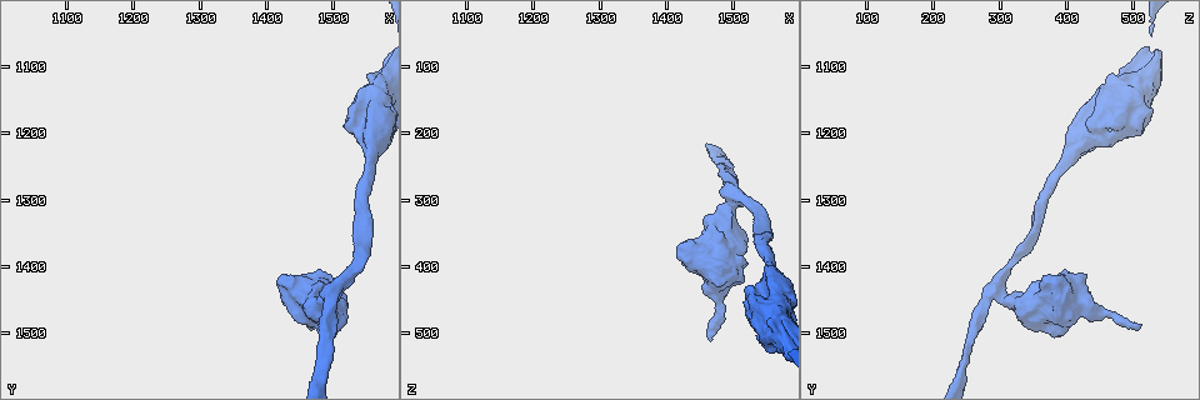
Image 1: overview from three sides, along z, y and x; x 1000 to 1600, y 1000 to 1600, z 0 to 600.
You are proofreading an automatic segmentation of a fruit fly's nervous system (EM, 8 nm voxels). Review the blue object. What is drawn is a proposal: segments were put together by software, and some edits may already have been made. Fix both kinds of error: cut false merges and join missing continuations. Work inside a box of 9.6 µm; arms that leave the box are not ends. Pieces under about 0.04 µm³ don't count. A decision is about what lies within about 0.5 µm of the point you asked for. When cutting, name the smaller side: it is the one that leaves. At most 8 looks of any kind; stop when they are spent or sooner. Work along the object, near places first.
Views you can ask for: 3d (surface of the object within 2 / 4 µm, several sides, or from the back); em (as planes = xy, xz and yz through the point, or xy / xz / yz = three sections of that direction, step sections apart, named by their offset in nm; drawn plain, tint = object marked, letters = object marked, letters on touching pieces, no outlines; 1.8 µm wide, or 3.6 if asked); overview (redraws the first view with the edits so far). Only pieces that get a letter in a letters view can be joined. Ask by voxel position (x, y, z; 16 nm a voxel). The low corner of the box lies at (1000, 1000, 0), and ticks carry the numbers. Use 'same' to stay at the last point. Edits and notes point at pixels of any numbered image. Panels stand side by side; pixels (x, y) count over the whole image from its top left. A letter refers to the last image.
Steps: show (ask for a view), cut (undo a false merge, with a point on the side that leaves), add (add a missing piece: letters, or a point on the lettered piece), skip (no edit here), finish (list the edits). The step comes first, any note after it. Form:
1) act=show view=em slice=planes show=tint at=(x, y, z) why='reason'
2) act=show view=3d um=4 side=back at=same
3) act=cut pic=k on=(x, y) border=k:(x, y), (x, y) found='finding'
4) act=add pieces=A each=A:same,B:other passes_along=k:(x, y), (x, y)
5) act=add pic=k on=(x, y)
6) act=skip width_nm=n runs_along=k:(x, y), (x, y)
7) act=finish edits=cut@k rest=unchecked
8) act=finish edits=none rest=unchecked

act=show view=em um=3.6 slice=planes show=letters at=(1430, 1425, 380) why='sudden change in width'

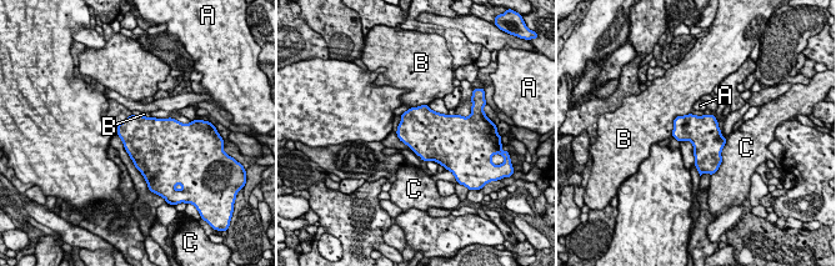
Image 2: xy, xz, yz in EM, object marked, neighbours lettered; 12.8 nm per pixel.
act=skip width_nm=420 each=A:other,B:other,C:other border=2:(690, 113), (674, 120), (671, 135) found='one cell here'

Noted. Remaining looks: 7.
act=show view=em um=3.6 slice=planes show=letters at=(1565, 1195, 440) why='calibre changes'

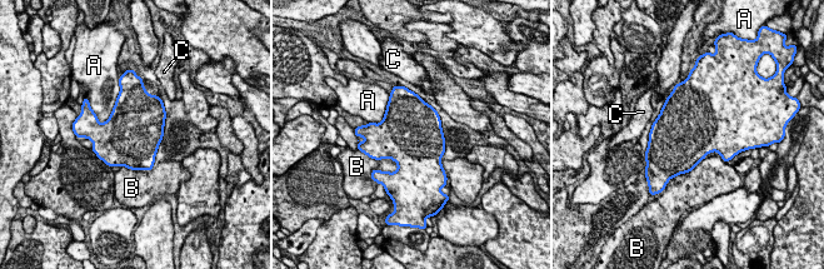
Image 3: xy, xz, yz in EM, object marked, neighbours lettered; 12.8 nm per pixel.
act=skip each=A:other,B:other,C:other border=3:(119, 93), (111, 114), (99, 123) found='continuous, no second cell'

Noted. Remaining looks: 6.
act=show view=3d um=4 at=(1500, 1440, 295) why='abrupt turn'

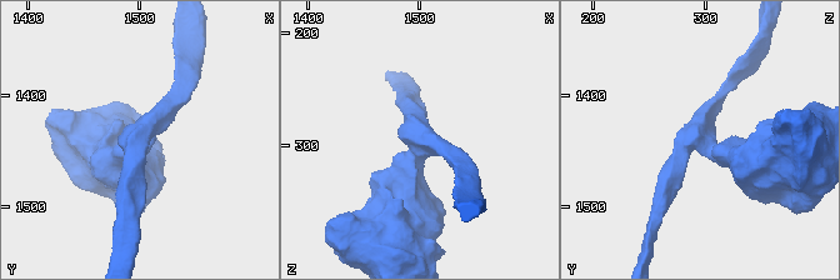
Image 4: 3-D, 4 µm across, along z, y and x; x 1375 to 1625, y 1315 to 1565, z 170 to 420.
act=show view=em slice=xz step=16 show=tint at=(1498, 1442, 294)

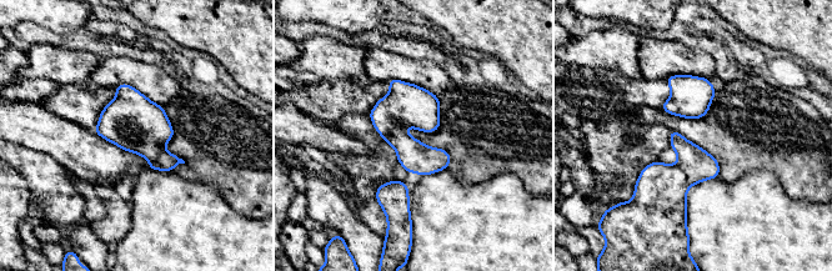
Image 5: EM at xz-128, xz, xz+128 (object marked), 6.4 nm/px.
act=show view=em slice=xy step=4 show=letters at=same why='cut it another way'

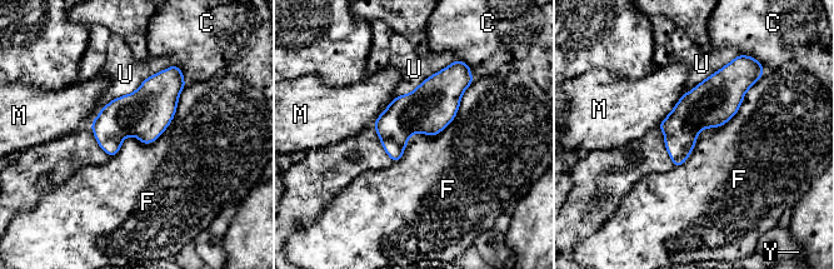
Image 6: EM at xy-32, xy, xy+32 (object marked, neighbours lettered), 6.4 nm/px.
act=skip each=C:other,F:other,M:other,U:other,Y:other border=6:(474, 80), (393, 162) found='one cell here'

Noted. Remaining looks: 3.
act=show view=em slice=xz step=4 show=letters at=(1465, 1490, 510) why='an open end'

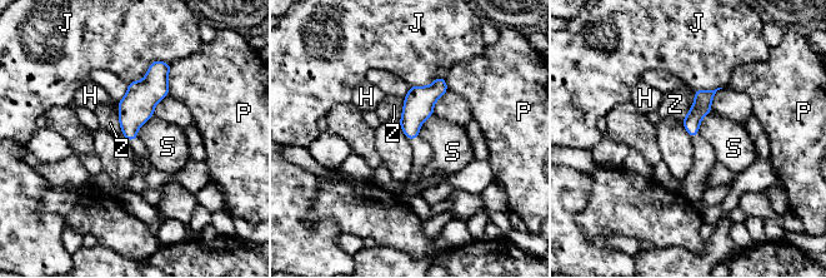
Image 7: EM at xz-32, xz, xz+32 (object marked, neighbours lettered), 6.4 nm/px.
act=show view=em slice=planes show=letters at=same

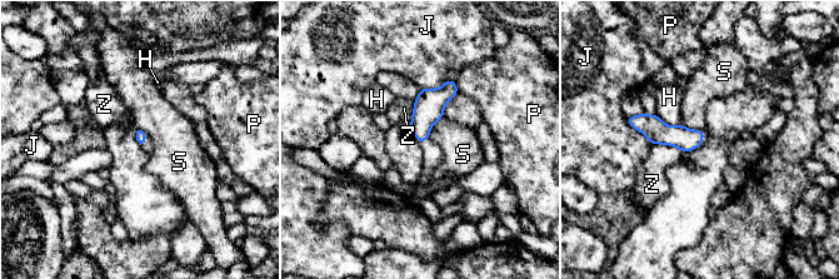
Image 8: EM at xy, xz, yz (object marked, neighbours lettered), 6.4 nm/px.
act=skip each=H:other,J:other,P:other,S:other,Z:other border=8:(443, 115), (433, 125), (428, 136) found='none of them fits'

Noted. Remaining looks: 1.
act=finish edits=none rest=unchecked

